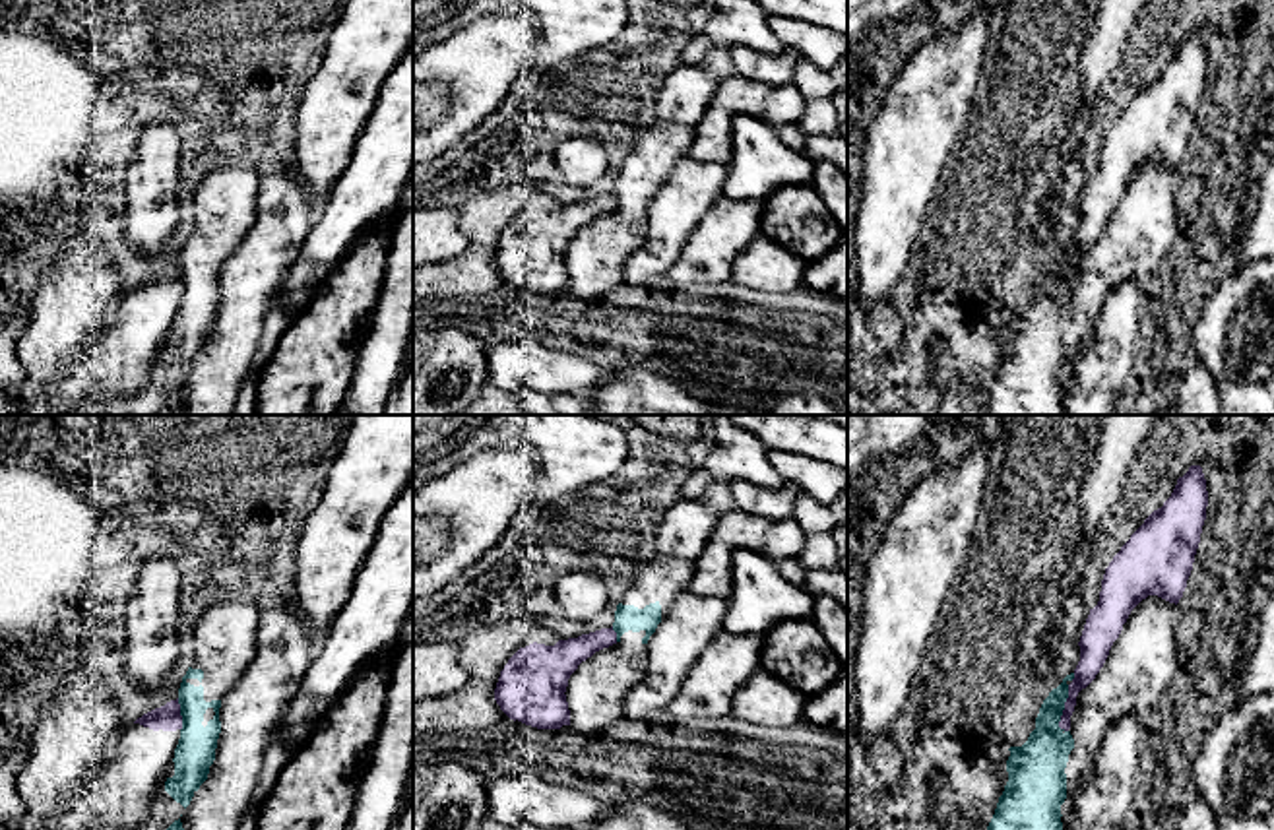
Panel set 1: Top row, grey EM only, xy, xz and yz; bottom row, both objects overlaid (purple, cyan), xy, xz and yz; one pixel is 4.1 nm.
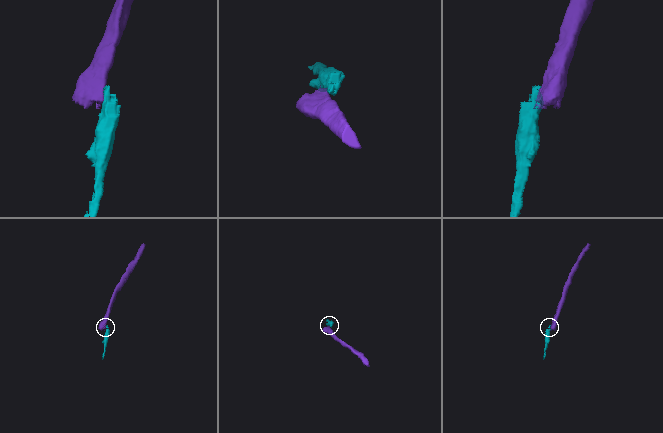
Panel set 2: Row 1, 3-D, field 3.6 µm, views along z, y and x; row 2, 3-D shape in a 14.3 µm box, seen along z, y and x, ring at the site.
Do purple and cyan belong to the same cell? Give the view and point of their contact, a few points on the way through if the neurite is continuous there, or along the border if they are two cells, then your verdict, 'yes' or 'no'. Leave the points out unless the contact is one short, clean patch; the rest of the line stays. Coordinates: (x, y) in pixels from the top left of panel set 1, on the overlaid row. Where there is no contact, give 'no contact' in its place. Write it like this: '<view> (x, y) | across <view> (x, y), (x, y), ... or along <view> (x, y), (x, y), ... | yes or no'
yz (1065, 708) | along yz (1069, 685), (1069, 697), (1059, 722), (1065, 732) | no

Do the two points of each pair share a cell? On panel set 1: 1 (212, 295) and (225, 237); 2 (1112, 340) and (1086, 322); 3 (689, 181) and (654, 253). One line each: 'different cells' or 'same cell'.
1: same cell
2: different cells
3: same cell

